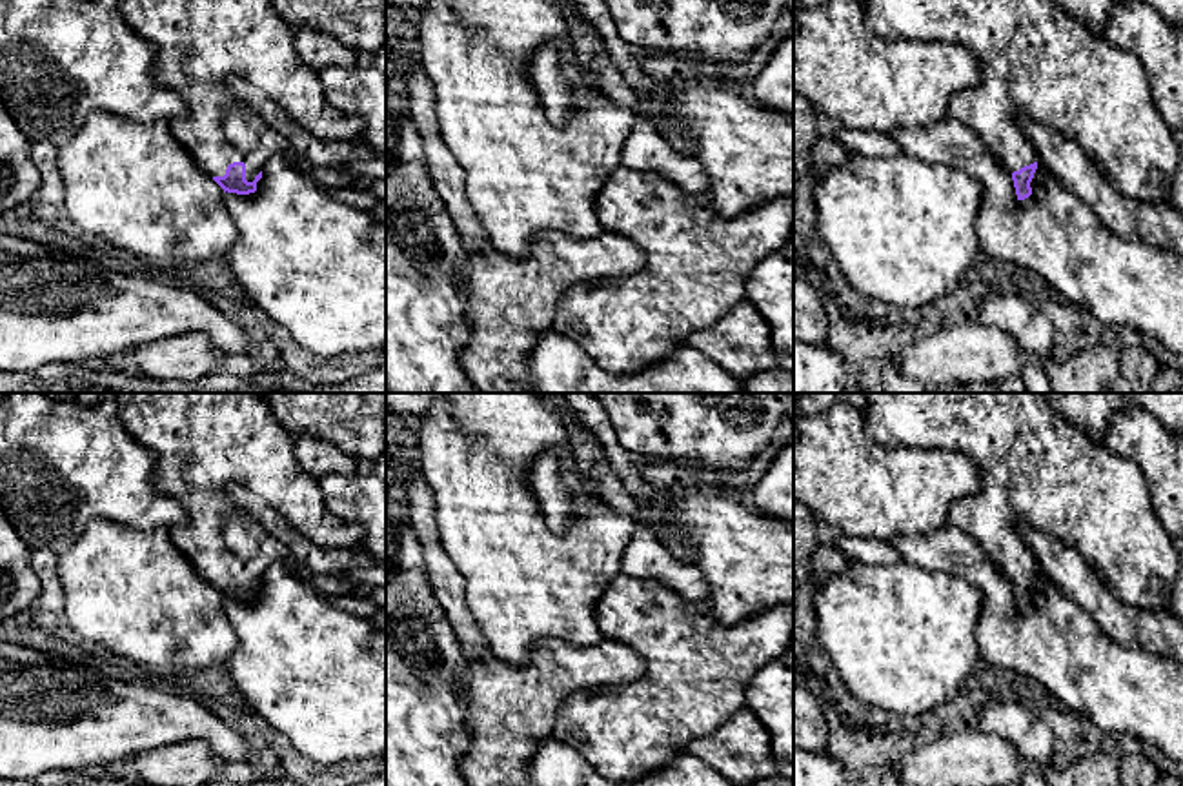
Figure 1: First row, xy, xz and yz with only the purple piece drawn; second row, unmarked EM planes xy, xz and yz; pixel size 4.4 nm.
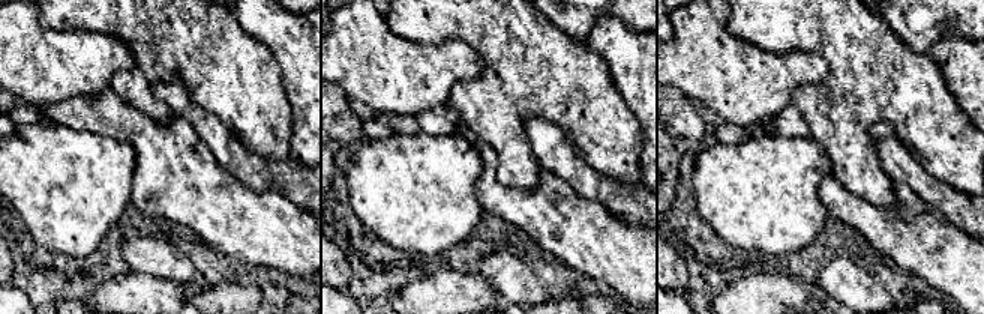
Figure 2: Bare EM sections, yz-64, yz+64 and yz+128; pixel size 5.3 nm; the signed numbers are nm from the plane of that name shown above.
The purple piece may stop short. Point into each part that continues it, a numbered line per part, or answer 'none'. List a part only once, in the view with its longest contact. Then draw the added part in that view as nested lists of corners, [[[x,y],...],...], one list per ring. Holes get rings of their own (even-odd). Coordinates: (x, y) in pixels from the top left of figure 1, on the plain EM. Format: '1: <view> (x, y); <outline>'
1: xy (204, 443); [[[76,393],[76,400],[96,404],[104,395],[115,400],[127,433],[157,457],[157,489],[178,500],[187,513],[184,524],[169,529],[171,540],[209,584],[224,584],[229,571],[244,569],[246,588],[253,590],[269,564],[289,555],[273,533],[228,499],[228,486],[242,486],[253,491],[320,548],[349,549],[364,539],[362,526],[339,520],[328,511],[320,482],[300,466],[293,453],[293,437],[258,393]]]

